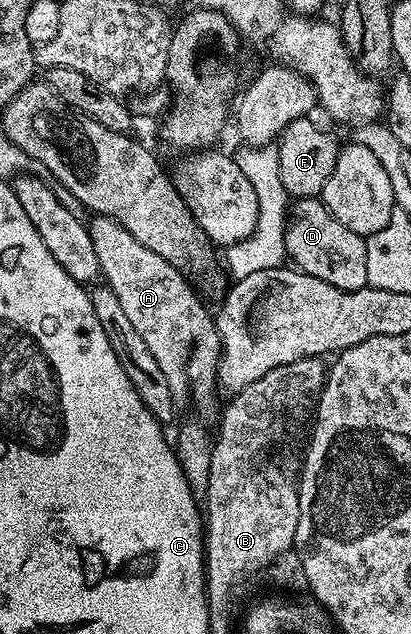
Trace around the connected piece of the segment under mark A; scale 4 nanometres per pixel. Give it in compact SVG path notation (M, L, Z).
M93 216L87 225L95 256L99 256L104 281L119 296L119 305L138 330L139 336L151 348L151 356L159 360L163 376L171 388L174 399L189 394L193 406L201 414L216 415L217 367L221 364L221 338L217 335L214 315L197 299L194 283L182 271L175 269L163 256L145 248L113 218Z

